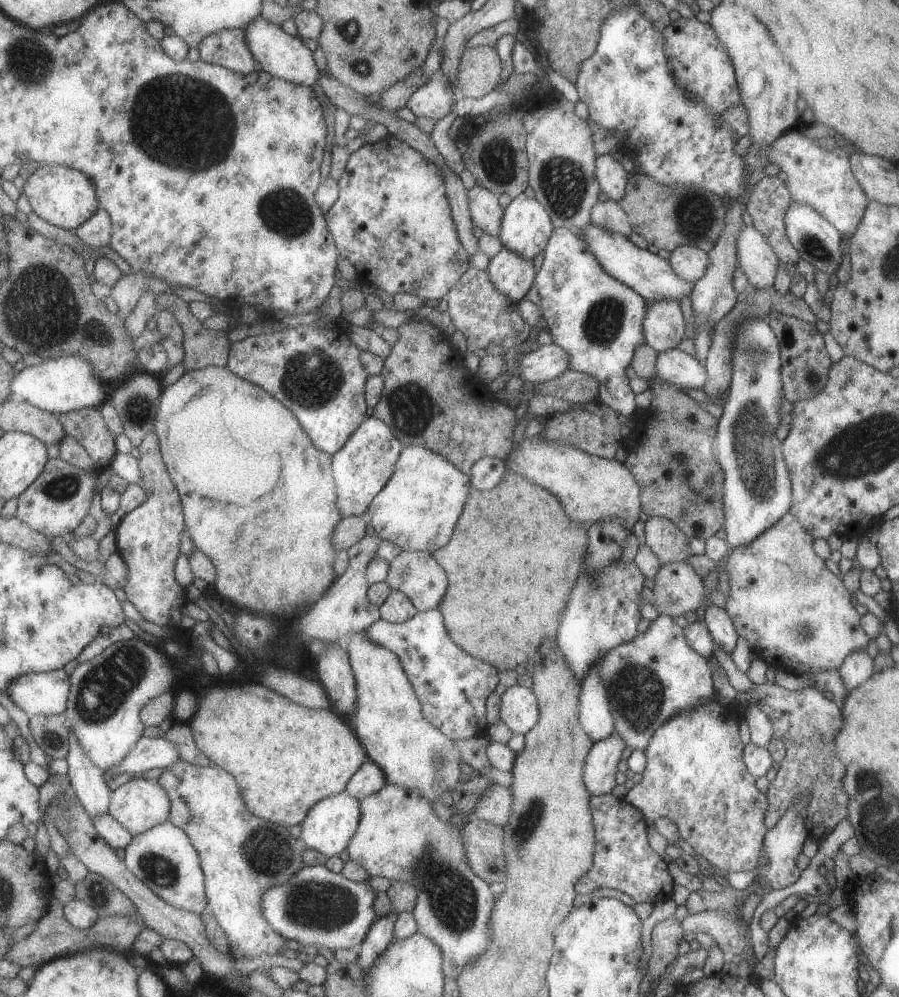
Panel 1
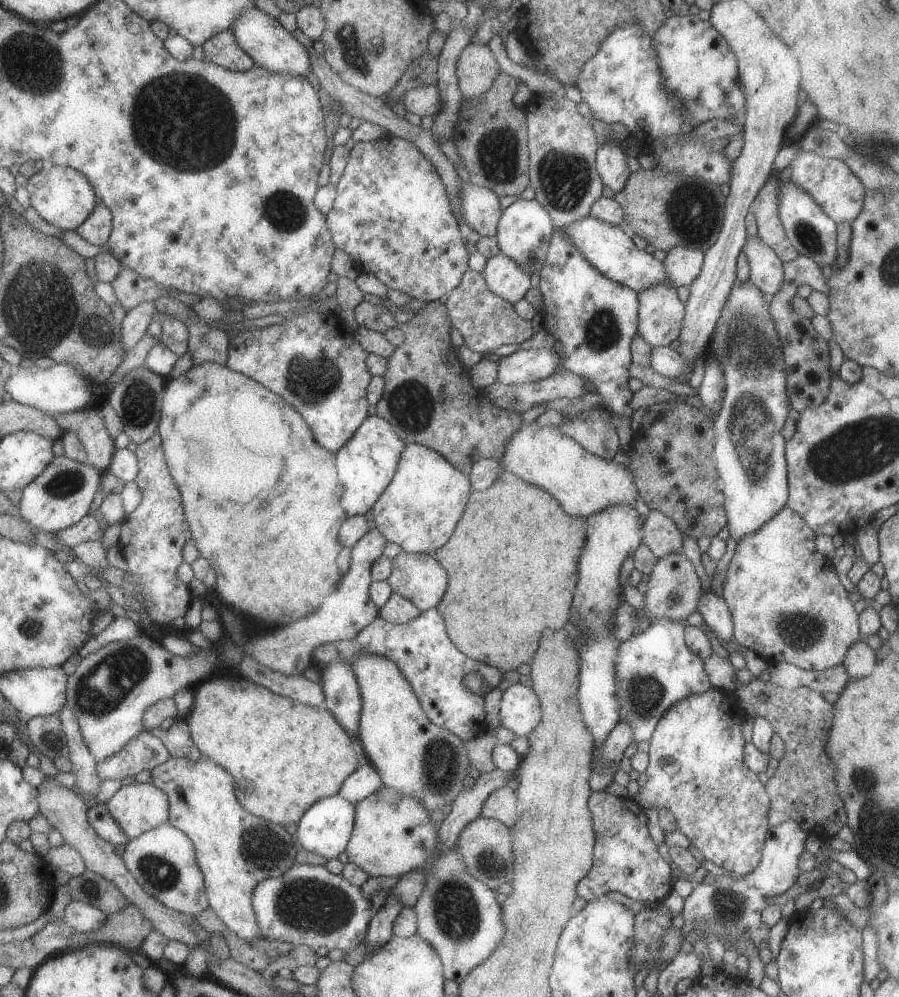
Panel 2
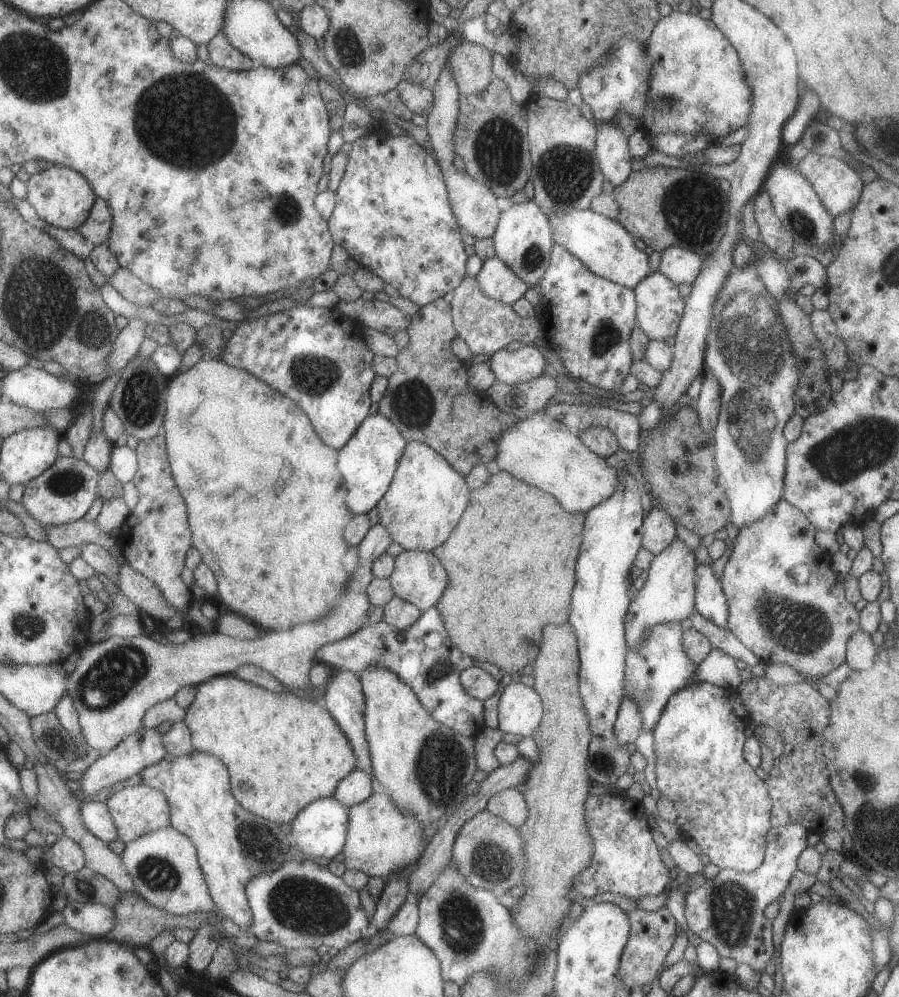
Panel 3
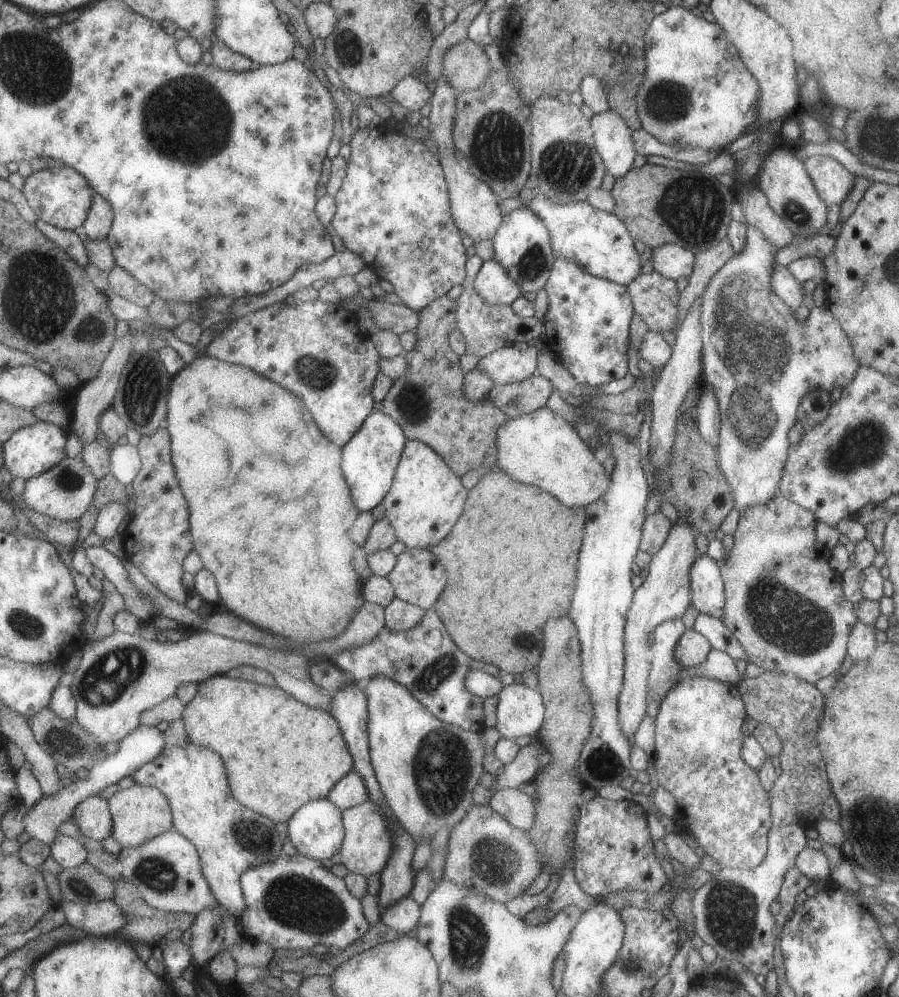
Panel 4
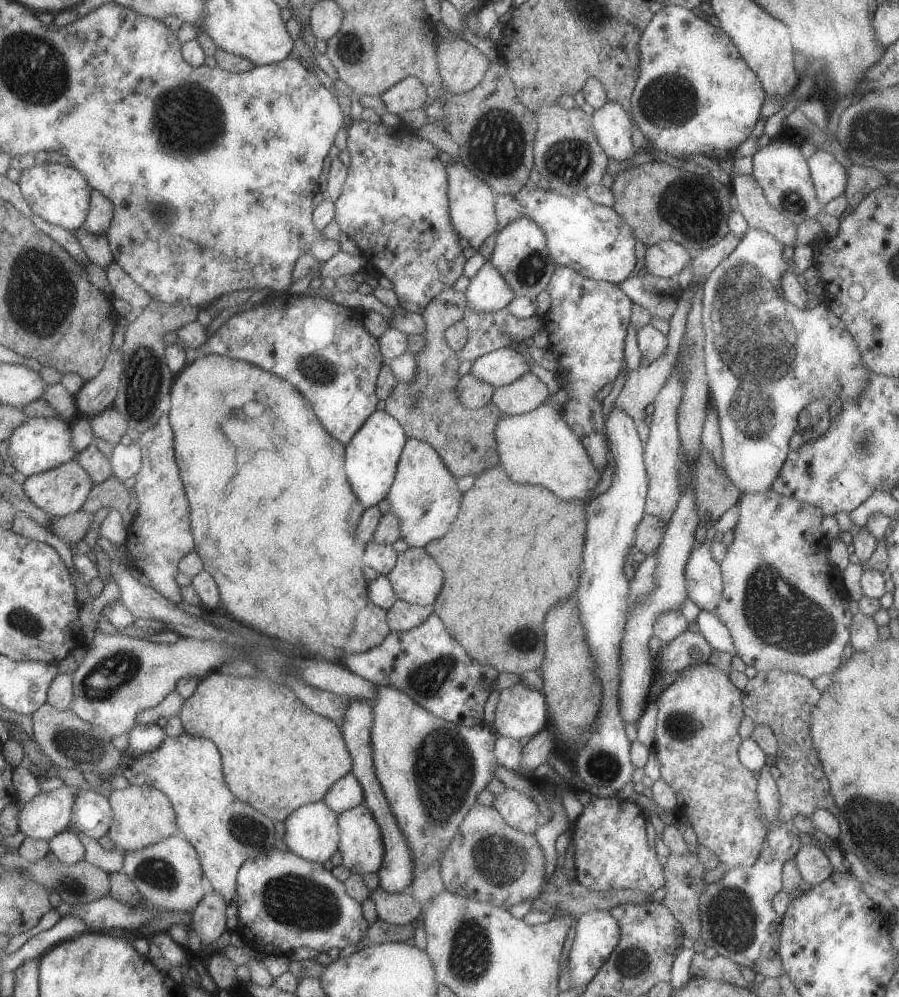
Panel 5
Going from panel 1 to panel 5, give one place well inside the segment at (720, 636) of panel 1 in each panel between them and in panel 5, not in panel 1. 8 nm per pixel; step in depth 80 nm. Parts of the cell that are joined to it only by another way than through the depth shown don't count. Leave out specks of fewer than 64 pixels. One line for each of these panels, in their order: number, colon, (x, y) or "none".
2: (713, 609)
3: (709, 600)
4: (706, 586)
5: (703, 580)

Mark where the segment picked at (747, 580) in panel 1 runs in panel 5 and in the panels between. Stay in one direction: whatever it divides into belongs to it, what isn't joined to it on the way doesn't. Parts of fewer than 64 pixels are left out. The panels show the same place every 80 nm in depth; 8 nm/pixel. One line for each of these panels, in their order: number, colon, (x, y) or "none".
2: (787, 605)
3: (786, 604)
4: (783, 602)
5: (786, 608)

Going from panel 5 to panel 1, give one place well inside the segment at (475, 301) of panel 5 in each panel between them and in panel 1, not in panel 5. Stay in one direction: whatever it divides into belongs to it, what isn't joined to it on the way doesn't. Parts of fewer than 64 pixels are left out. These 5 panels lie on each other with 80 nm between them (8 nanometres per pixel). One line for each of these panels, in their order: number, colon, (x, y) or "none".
1: (511, 275)
2: (503, 277)
3: (496, 280)
4: (491, 283)

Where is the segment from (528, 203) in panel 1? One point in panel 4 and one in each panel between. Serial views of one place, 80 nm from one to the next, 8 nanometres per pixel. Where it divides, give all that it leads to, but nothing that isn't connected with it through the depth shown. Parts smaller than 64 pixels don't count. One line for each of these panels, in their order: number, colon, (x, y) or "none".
2: (523, 233)
3: (522, 239)
4: (521, 243)

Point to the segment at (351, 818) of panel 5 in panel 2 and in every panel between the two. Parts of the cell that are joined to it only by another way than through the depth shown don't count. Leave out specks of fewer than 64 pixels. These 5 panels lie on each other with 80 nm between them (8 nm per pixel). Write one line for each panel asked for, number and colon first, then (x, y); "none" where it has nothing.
2: (392, 834)
3: (379, 840)
4: (366, 843)

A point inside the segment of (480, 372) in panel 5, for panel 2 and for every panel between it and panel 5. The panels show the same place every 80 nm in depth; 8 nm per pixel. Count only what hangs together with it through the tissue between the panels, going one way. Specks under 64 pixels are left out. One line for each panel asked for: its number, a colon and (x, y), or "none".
2: (524, 365)
3: (513, 367)
4: (508, 364)

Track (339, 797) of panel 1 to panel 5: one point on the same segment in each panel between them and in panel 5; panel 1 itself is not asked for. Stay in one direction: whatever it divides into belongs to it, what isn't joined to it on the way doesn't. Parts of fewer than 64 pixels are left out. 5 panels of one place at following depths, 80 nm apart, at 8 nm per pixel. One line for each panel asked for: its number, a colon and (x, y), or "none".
2: (324, 828)
3: (319, 829)
4: (315, 830)
5: (311, 831)

